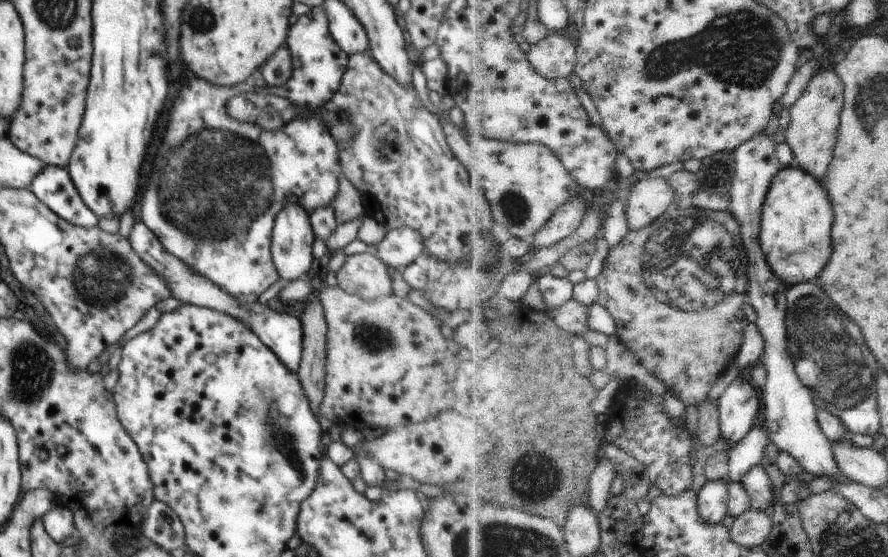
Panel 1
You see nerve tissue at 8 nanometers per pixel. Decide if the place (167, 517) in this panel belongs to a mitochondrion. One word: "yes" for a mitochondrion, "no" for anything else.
no

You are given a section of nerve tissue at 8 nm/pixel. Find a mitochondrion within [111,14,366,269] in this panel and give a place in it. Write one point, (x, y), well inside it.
(248, 177)

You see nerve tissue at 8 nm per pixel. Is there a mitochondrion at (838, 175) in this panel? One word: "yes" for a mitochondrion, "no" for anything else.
no

